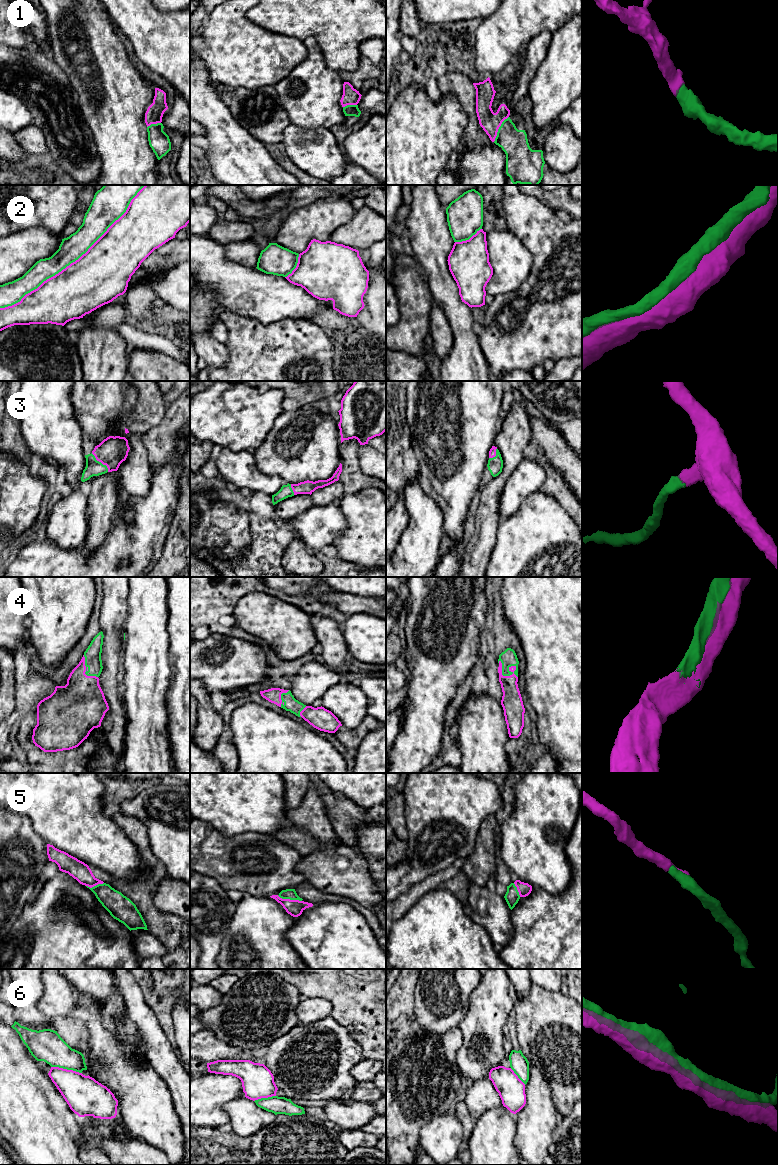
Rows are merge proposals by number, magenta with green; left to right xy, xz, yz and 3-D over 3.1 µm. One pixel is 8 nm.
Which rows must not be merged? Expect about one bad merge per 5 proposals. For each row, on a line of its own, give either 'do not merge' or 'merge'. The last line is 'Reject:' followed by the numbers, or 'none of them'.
1: merge
2: merge
3: merge
4: merge
5: merge
6: merge
Reject: none of them

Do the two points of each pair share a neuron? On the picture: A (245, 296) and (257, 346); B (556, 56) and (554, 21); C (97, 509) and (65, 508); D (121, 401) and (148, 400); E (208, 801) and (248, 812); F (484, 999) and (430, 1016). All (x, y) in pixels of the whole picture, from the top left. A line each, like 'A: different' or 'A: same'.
A: different
B: different
C: different
D: different
E: same
F: different

